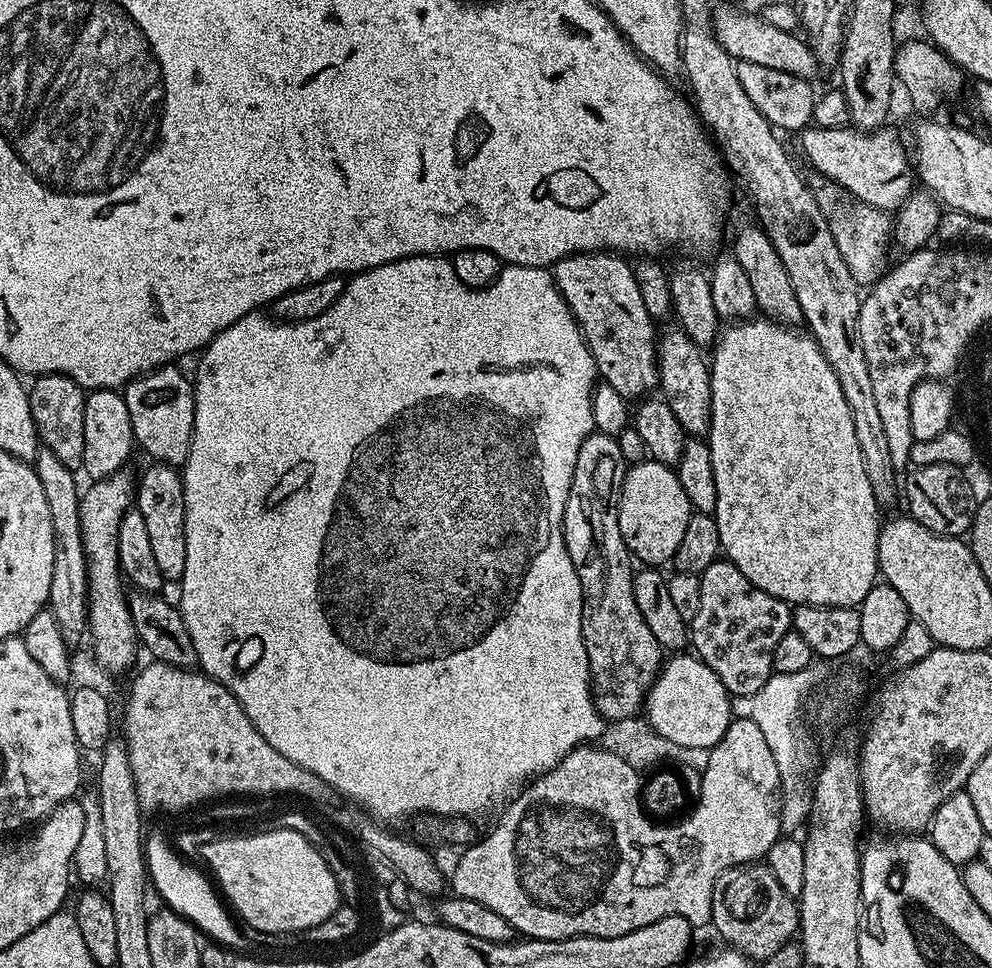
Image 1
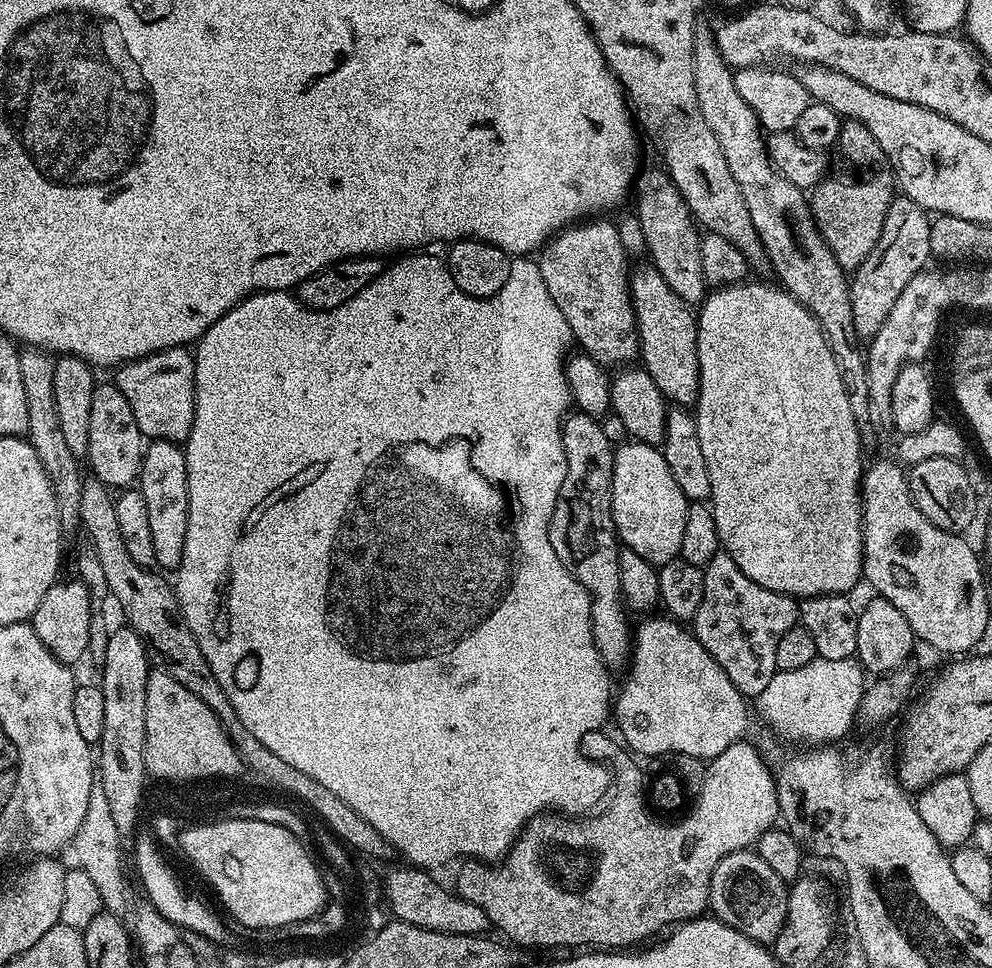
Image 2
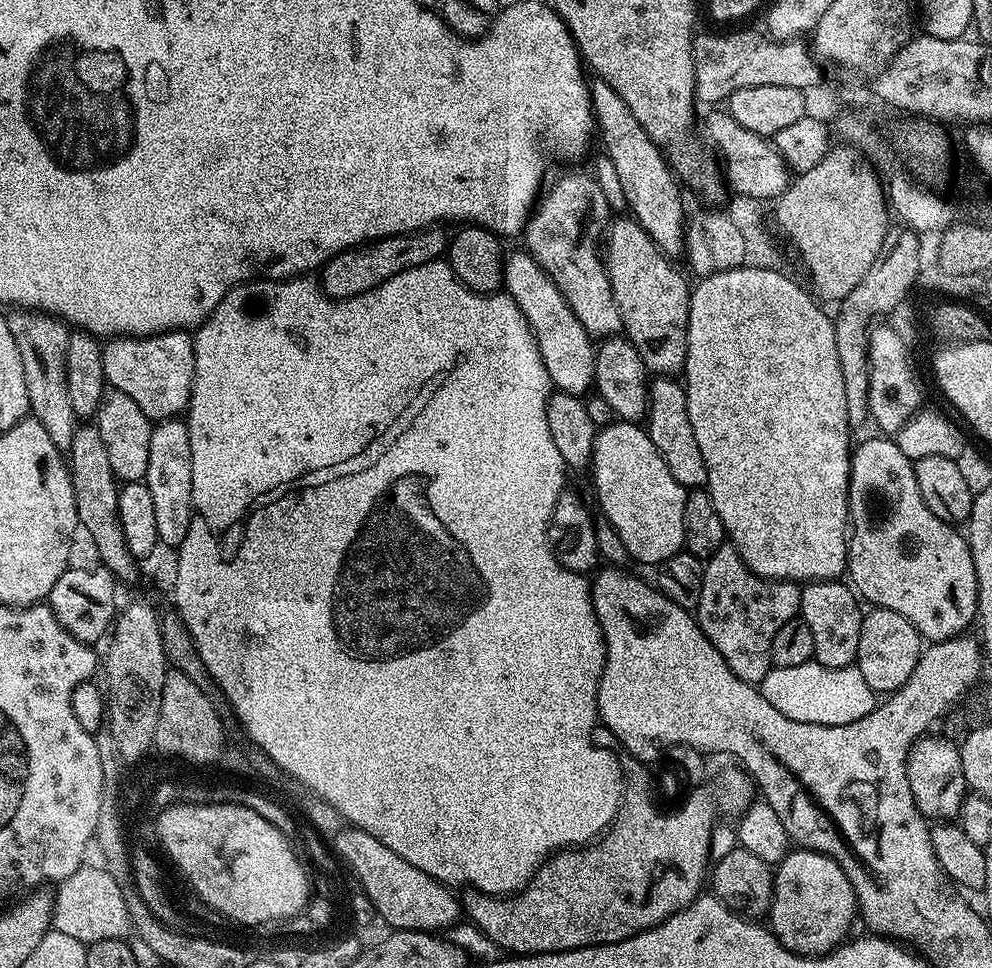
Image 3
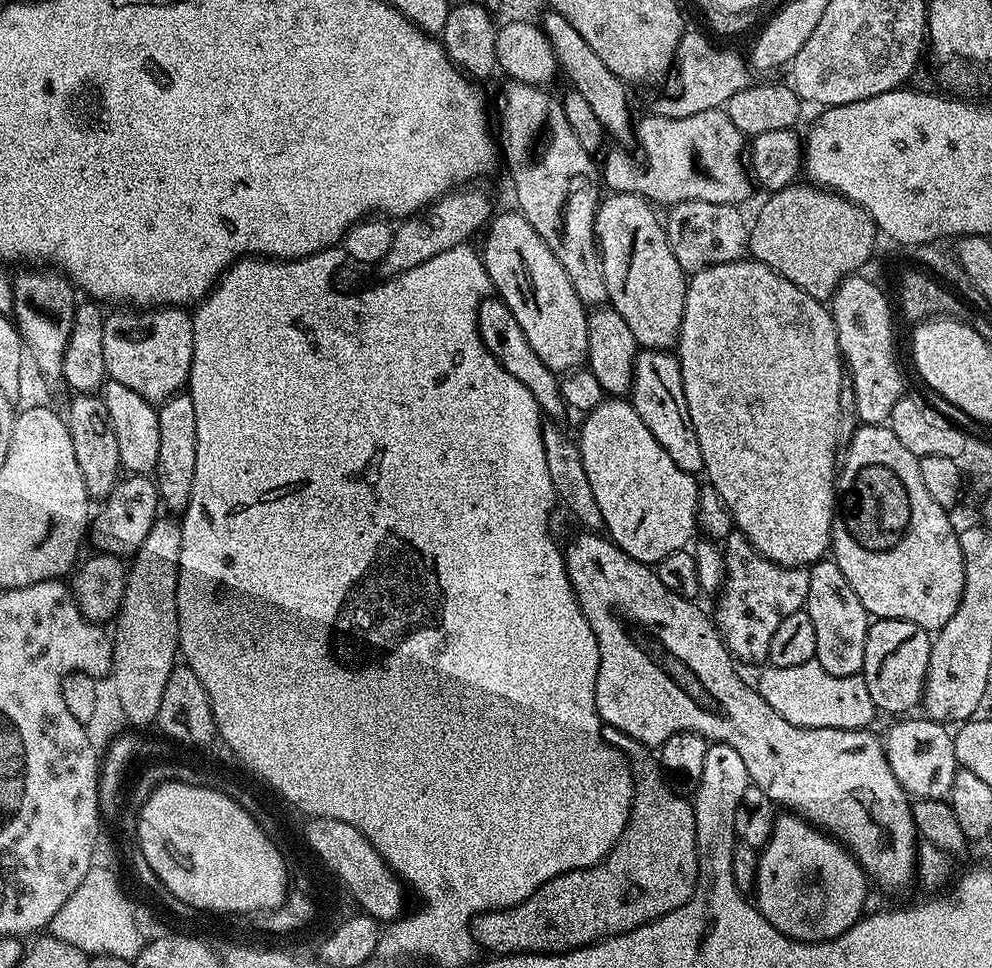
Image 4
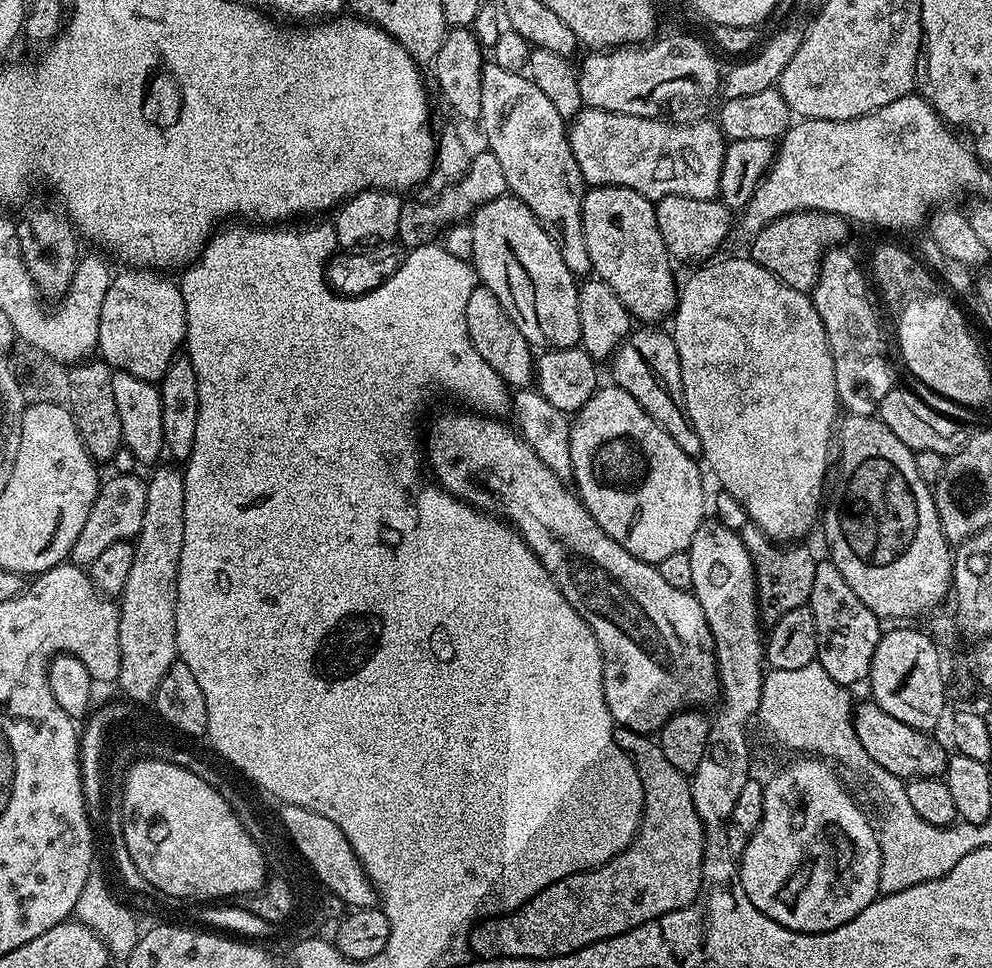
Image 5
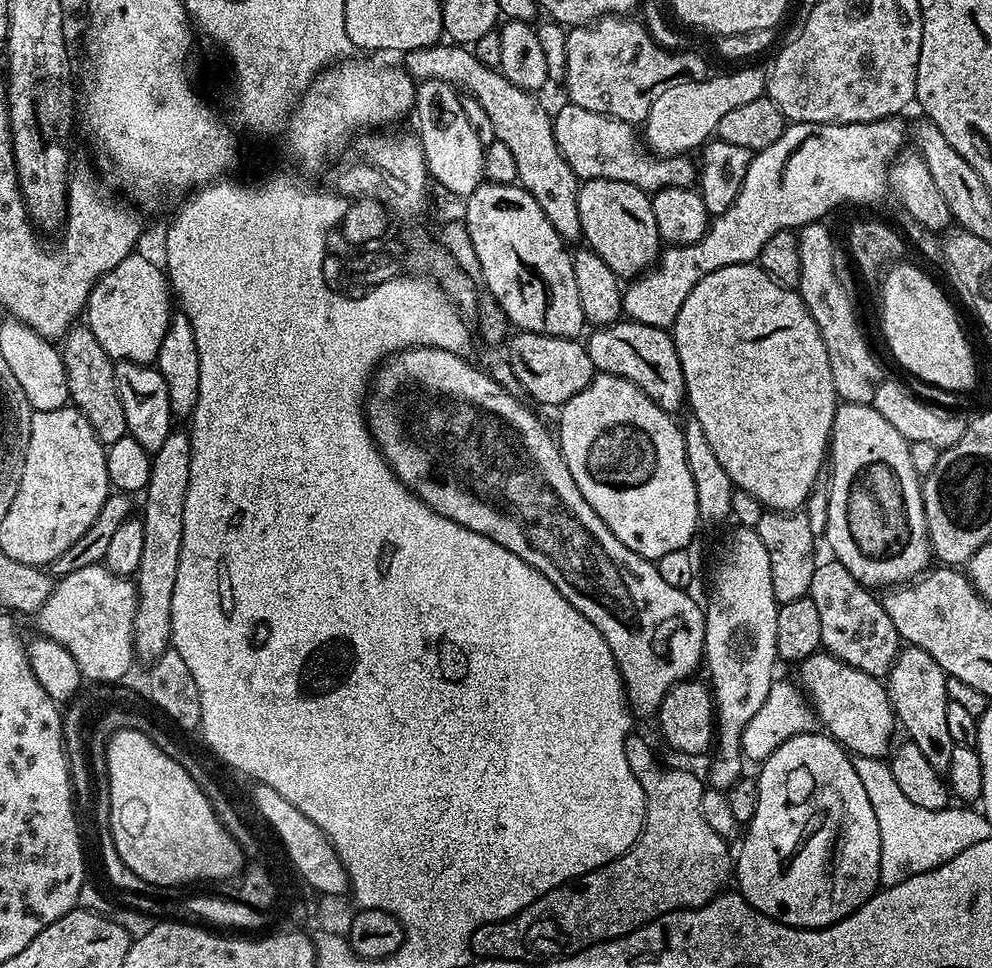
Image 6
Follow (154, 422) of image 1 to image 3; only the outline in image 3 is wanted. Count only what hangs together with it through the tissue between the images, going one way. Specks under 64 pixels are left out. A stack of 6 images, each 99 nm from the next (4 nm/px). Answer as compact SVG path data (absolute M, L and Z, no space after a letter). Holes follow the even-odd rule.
M187 331L158 332L154 336L117 336L103 345L102 370L104 379L126 398L134 398L138 410L153 422L179 417L188 407L194 382L194 340Z

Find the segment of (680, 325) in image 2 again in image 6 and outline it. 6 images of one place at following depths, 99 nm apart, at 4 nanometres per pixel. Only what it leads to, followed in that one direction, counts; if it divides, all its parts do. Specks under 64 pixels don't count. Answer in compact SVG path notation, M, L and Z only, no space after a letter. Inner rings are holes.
M606 178L583 181L578 190L578 218L587 247L594 249L618 278L635 278L657 263L662 251L658 222L654 222L651 195L638 186Z

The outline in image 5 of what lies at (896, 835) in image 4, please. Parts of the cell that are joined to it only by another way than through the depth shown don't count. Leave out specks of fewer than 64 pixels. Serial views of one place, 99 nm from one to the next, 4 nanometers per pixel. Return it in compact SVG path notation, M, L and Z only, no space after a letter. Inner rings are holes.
M476 410L463 411L444 412L433 422L432 429L428 432L428 448L426 444L427 467L428 464L432 467L432 472L436 475L434 477L435 483L445 492L460 497L461 500L471 504L474 508L499 514L505 521L510 522L512 527L520 533L521 538L531 546L532 552L546 566L546 570L552 575L552 580L558 586L558 590L562 590L566 602L570 602L570 606L574 606L574 610L578 610L578 614L582 614L582 618L590 626L590 630L600 647L606 706L610 710L613 721L621 728L629 728L645 734L656 734L671 718L673 712L681 711L681 709L688 710L693 706L704 706L700 704L708 704L712 699L713 703L720 696L720 678L716 675L716 644L712 641L710 626L706 622L706 614L691 591L678 590L678 586L670 586L670 582L663 580L657 565L647 564L644 560L634 558L634 554L630 554L625 548L618 546L618 542L614 542L614 538L605 534L602 526L598 526L598 522L594 522L594 518L588 513L584 503L580 501L579 495L575 491L569 490L567 492L564 489L567 488L565 481L559 480L554 474L554 470L550 470L544 465L542 458L538 458L538 454L518 435L515 427L507 428L503 419L489 418Z

